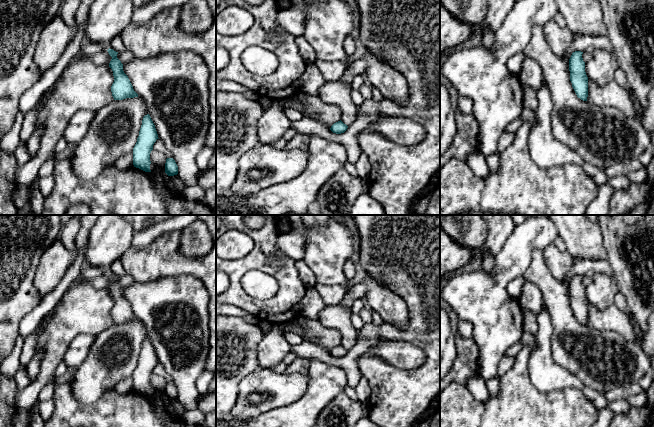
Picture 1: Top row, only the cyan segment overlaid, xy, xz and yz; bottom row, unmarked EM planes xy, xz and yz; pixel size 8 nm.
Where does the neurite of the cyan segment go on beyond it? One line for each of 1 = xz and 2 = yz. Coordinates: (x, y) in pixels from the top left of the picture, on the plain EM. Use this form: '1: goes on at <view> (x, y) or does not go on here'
1: does not go on here
2: does not go on here

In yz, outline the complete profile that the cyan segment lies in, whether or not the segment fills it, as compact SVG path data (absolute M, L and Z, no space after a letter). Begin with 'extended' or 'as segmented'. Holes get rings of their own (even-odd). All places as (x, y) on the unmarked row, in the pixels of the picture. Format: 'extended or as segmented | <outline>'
as segmented | M575 275L569 283L570 305L577 321L587 325L588 301L585 296L585 286L582 278L581 275Z

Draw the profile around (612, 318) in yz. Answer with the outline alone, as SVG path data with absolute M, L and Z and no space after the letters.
M588 303L587 326L597 331L613 331L627 341L636 342L630 314L619 309L614 303L603 311Z

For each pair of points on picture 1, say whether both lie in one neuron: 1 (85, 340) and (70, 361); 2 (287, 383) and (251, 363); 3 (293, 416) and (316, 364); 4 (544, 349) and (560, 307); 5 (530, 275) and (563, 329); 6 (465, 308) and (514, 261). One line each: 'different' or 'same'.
1: same
2: different
3: same
4: different
5: same
6: same

